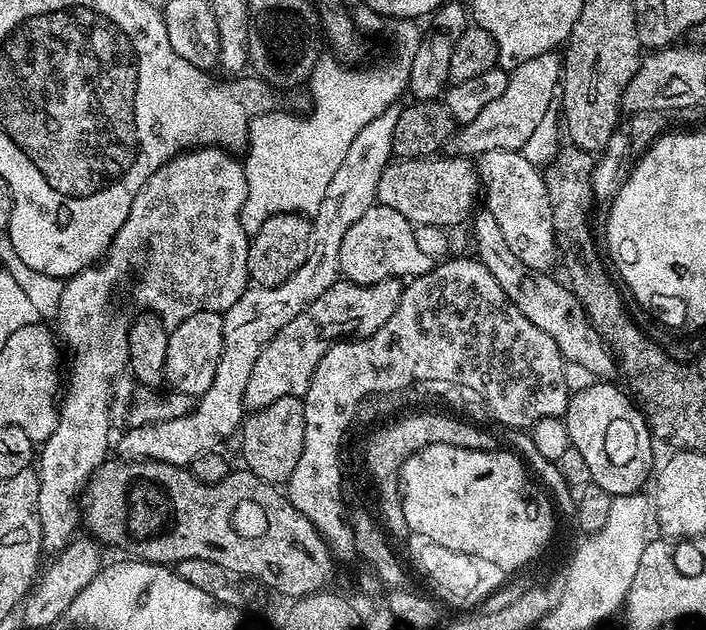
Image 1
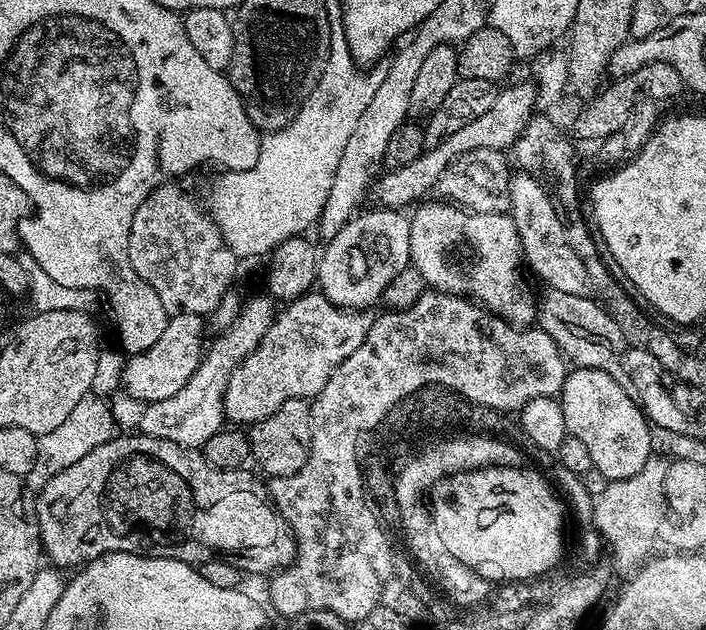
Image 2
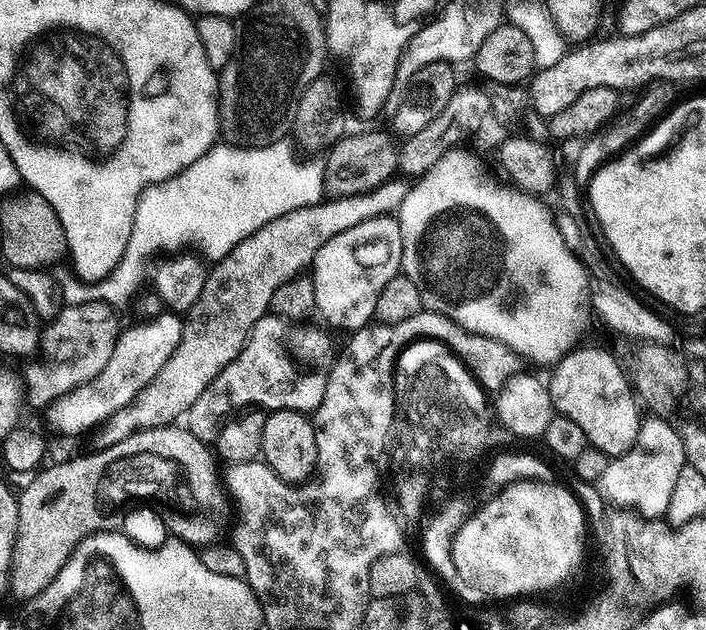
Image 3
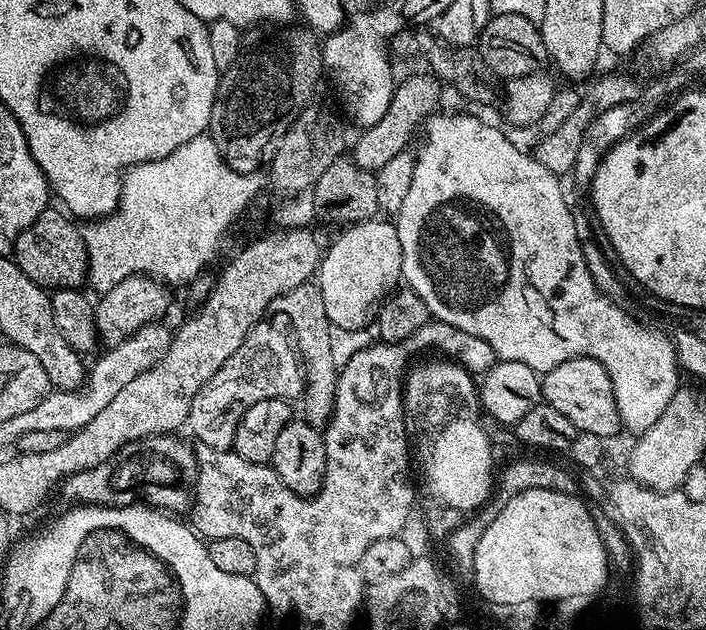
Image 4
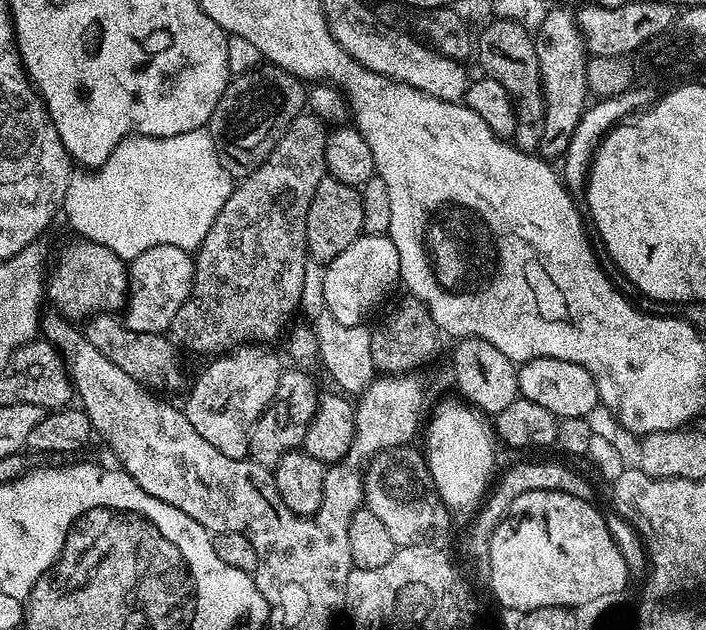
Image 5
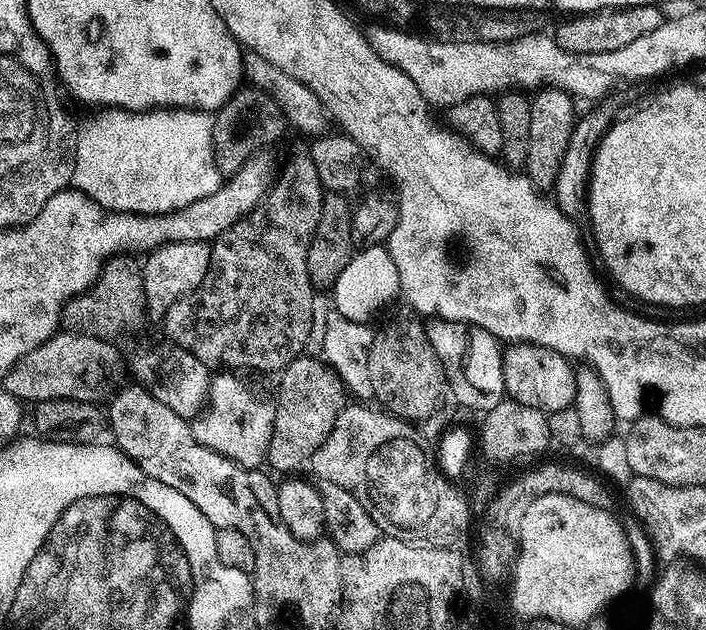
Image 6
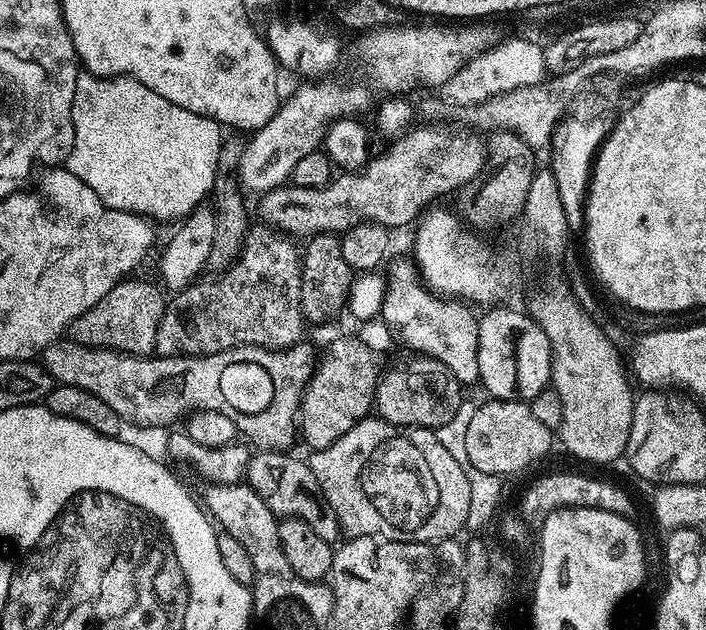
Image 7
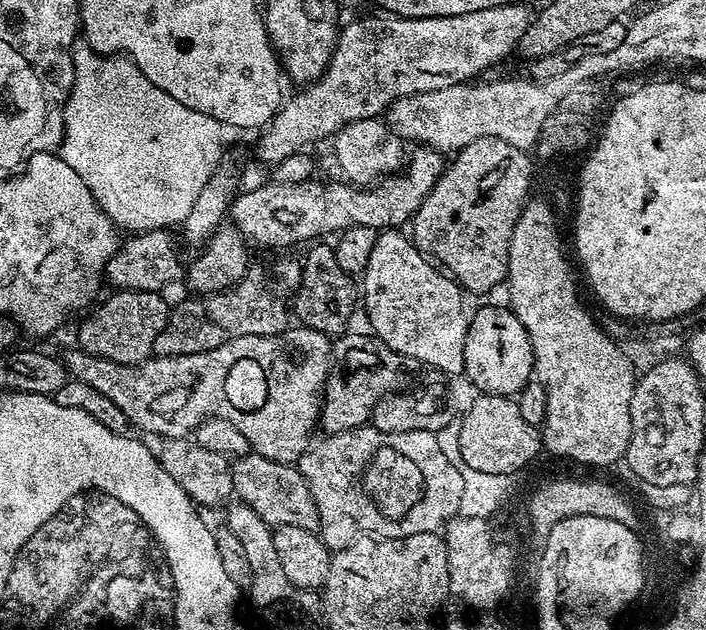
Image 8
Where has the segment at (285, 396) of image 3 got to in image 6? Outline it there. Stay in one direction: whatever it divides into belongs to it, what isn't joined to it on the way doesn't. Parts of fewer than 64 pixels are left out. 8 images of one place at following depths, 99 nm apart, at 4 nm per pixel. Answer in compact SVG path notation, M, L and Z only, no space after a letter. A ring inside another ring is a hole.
M224 370L211 377L206 407L191 421L192 436L202 446L230 458L243 468L260 468L268 458L273 405L248 389L243 375Z

